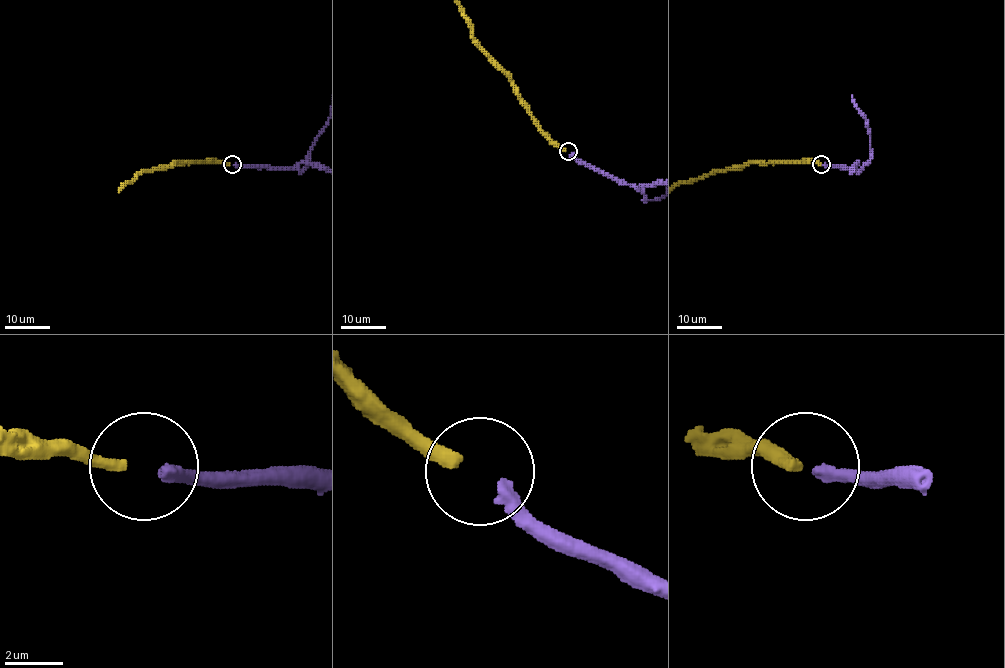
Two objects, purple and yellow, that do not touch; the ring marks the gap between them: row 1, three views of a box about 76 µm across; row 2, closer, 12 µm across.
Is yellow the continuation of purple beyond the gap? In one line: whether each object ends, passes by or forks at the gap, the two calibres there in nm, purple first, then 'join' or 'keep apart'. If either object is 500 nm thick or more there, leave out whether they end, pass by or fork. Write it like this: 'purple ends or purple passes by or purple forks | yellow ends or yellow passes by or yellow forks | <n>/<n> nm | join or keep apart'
purple ends | yellow ends | 480/440 nm | join

